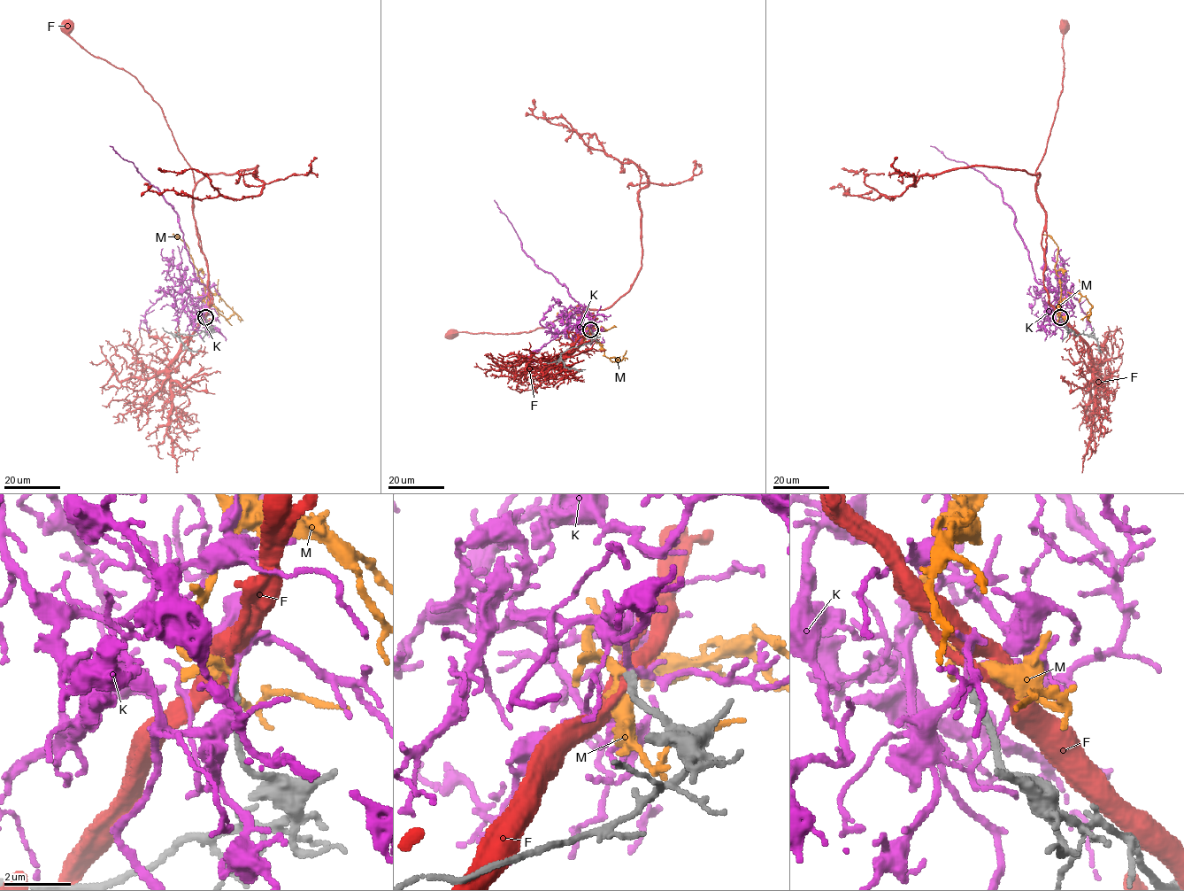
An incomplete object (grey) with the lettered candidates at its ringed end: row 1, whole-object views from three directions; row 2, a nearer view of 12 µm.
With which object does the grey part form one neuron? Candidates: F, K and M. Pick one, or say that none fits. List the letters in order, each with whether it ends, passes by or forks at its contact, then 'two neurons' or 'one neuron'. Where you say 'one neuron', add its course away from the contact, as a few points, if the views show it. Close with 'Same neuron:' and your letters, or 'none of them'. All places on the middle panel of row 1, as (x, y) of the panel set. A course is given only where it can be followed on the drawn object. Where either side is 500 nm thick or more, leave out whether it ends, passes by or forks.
F: two neurons
K: it passes by | two neurons
M: it passes by | one neuron | via (590, 329), (588, 325), (590, 331), (579, 325), (573, 328), (560, 318), (557, 312)
Same neuron: M

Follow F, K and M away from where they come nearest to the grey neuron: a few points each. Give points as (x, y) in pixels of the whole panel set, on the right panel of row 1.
F: (1060, 317), (1049, 302), (1043, 284), (1046, 216), (1036, 190), (1036, 170), (1045, 151), (1063, 89), (1064, 27)
K: (1060, 318), (1056, 321), (1060, 299), (1034, 277), (1003, 191), (930, 145)
M: (1060, 317), (1056, 309), (1061, 289), (1055, 266), (1057, 246), (1048, 235), (1042, 233)

